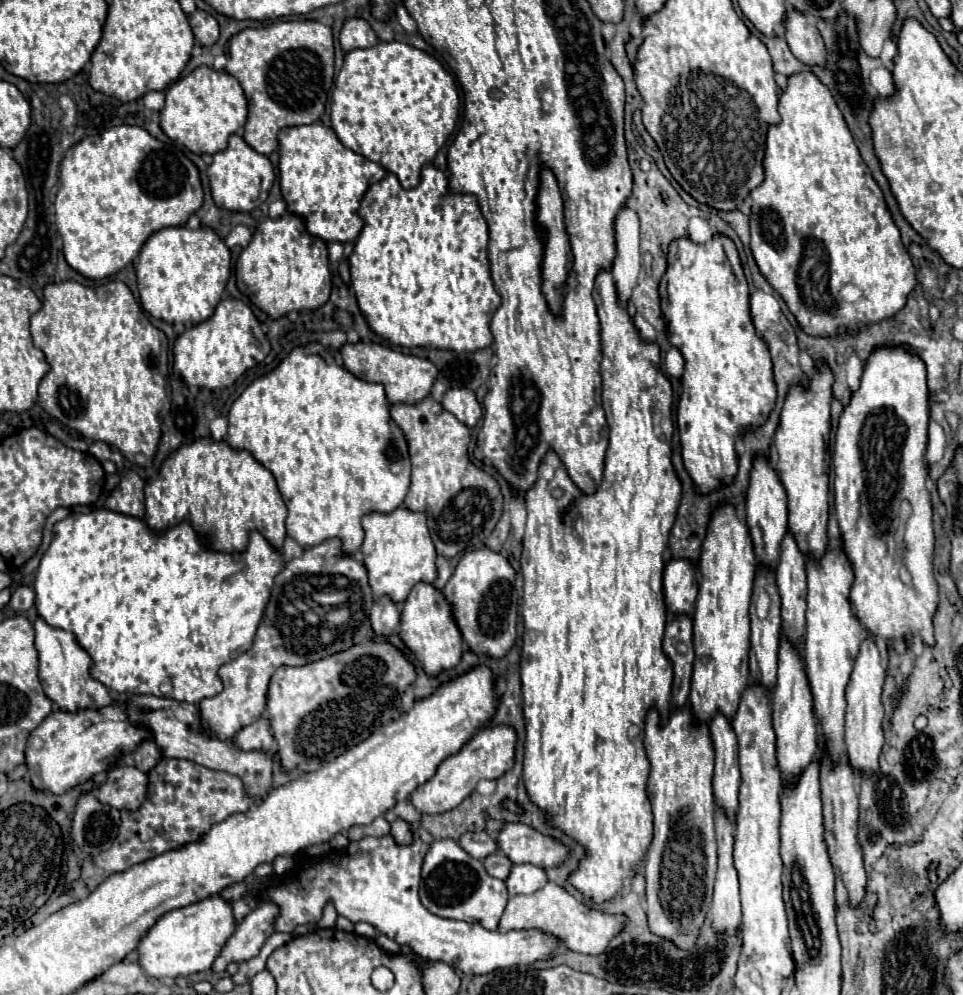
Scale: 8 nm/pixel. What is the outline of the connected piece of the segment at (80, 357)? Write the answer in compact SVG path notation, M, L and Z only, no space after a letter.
M108 279L108 281L102 281L94 287L84 287L82 283L78 281L62 281L62 283L48 283L44 287L44 301L42 301L42 307L32 315L30 319L30 331L32 331L32 339L34 339L34 345L38 349L44 351L46 355L46 361L50 363L50 371L44 375L44 379L40 381L40 387L38 387L38 401L42 405L42 409L52 417L56 419L62 427L66 429L72 429L76 433L80 433L82 437L86 439L94 439L94 441L104 441L108 445L116 445L122 455L134 463L134 457L138 453L144 453L146 455L146 465L152 463L152 457L156 453L156 445L158 445L158 439L160 439L160 425L162 425L162 417L170 411L170 385L168 385L168 341L166 341L166 335L156 329L148 317L144 315L144 311L140 309L140 305L136 303L132 291L122 283L122 281L114 281L114 279Z

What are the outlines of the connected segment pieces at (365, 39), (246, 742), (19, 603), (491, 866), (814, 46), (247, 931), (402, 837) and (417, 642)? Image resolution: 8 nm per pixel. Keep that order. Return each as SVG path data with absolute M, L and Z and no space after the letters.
M350 17L346 19L342 31L340 31L340 45L344 51L352 51L358 47L372 47L378 41L376 33L372 31L372 27L360 19L360 17Z
M260 717L256 723L252 723L250 727L242 727L236 737L234 737L236 745L244 751L250 749L260 749L266 753L274 753L276 743L274 743L274 735L270 731L270 723L266 717Z
M18 585L12 591L12 599L10 599L10 607L14 611L26 611L34 605L34 589L30 585Z
M496 851L494 855L490 855L490 857L484 859L486 871L488 871L492 877L498 877L498 879L502 879L502 881L506 879L506 875L510 875L512 865L514 865L514 863L510 863L510 859L506 859L506 855L502 855L500 851Z
M788 7L784 19L784 39L792 53L806 65L820 65L826 61L824 41L816 29L816 25L806 19L806 15L798 15L794 7Z
M262 903L262 907L256 907L242 923L238 923L236 933L228 939L212 969L222 973L230 961L240 963L256 957L266 939L274 933L274 915L278 915L274 903Z
M396 819L392 823L392 837L394 837L394 841L398 845L410 845L414 841L414 833L412 833L410 825L406 821L402 821L402 819Z
M416 583L412 587L408 599L402 605L398 633L402 641L416 653L416 657L424 665L424 671L430 675L436 675L442 669L450 669L460 661L464 641L452 615L452 603L432 583Z

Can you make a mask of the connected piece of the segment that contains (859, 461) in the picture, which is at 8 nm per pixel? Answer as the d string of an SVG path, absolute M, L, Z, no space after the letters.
M900 343L898 347L882 347L882 351L870 353L864 363L860 385L844 407L836 431L834 501L844 549L854 565L856 577L850 589L850 601L866 631L874 637L882 637L886 643L912 631L920 633L928 645L934 645L932 615L938 603L938 587L932 573L934 531L930 493L926 489L928 469L922 463L928 441L928 411L926 365L910 351L910 345Z

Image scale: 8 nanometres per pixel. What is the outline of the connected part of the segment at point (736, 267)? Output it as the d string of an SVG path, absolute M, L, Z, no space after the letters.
M714 235L706 243L694 243L690 237L674 239L668 247L668 271L660 283L662 313L668 323L668 337L680 349L686 365L682 373L682 395L678 401L678 431L684 465L700 493L730 483L736 475L738 455L734 437L746 427L762 425L776 401L776 387L766 341L756 333L750 315L750 293L740 255L728 235Z

